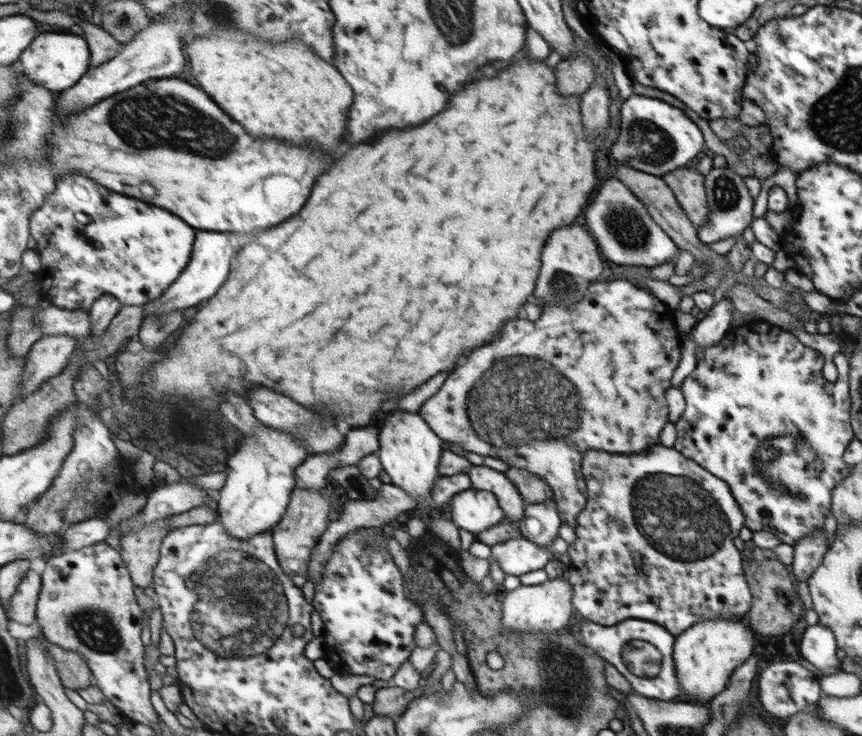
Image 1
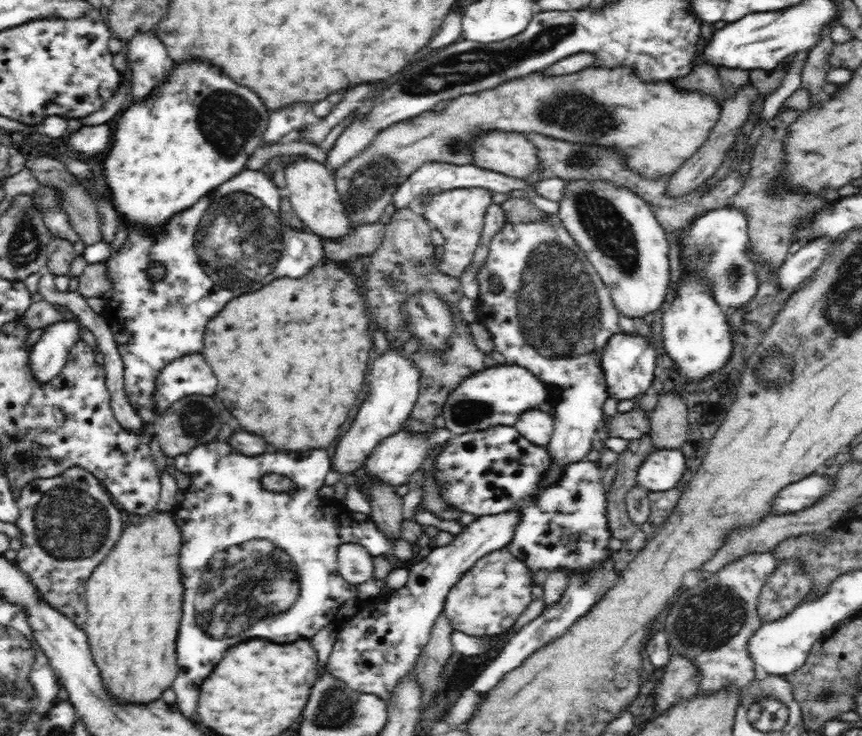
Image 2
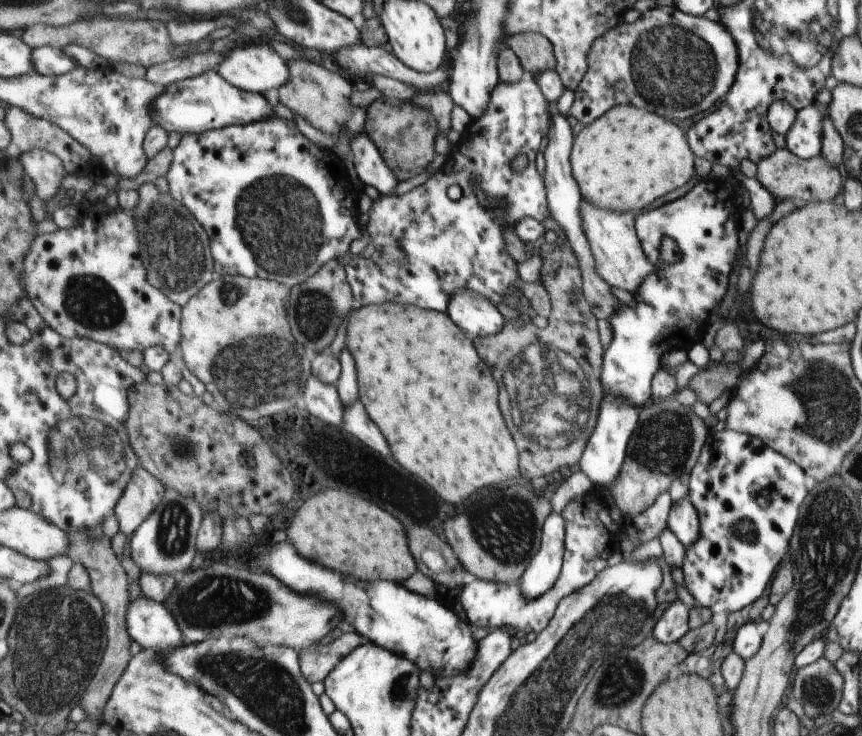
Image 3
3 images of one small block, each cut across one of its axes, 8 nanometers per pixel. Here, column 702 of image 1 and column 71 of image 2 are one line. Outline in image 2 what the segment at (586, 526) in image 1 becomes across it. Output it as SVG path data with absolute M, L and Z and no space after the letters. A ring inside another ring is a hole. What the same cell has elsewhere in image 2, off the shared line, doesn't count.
M71 465L58 476L34 477L16 501L20 512L14 524L22 531L23 547L17 552L15 566L30 578L43 604L62 612L78 627L87 620L86 581L124 528L122 512L112 504L110 495L92 472Z

